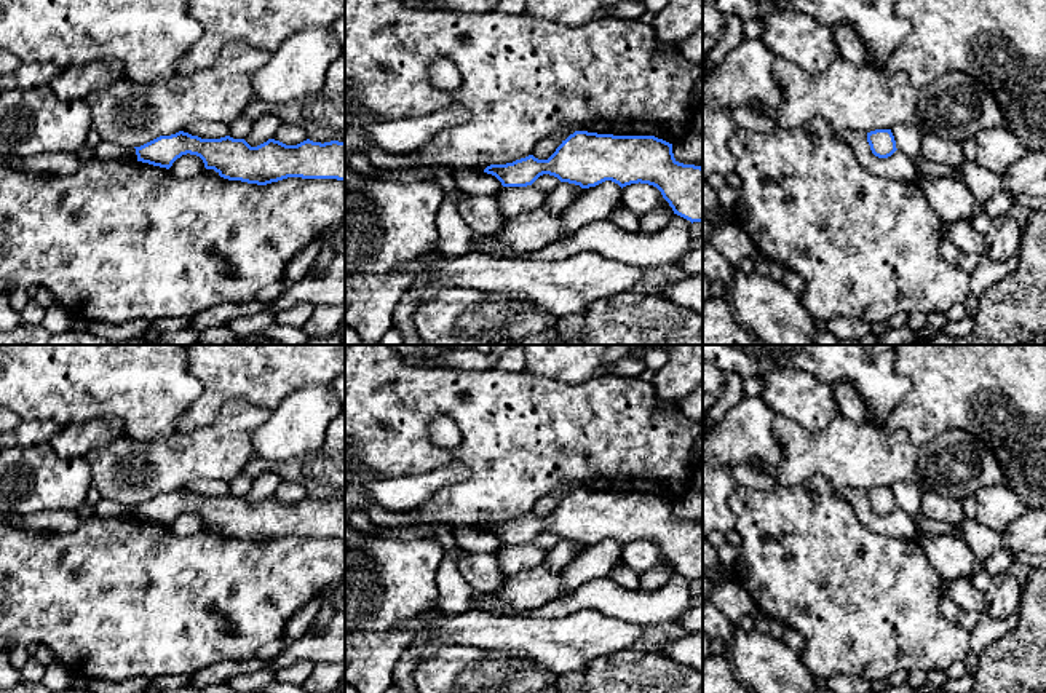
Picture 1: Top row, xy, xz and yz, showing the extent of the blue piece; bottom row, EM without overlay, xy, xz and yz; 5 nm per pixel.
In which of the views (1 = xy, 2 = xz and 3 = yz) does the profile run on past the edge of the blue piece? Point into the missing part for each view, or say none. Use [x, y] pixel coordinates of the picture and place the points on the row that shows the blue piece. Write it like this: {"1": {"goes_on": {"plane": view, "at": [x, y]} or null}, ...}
{"1": {"goes_on": null}, "2": {"goes_on": null}, "3": {"goes_on": null}}

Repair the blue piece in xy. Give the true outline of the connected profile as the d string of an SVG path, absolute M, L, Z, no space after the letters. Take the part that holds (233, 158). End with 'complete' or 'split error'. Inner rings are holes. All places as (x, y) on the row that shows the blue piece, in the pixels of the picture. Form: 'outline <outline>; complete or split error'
outline M179 131L171 136L160 136L134 148L137 161L166 169L182 155L196 155L203 160L206 169L214 169L220 177L257 185L267 185L287 177L345 180L345 142L339 141L321 144L307 139L297 145L286 145L279 141L268 139L257 147L251 147L244 139L233 139L230 136L201 139Z; complete

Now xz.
outline M575 131L556 148L548 160L533 155L506 164L490 164L484 172L495 176L503 187L527 187L540 176L549 174L561 182L596 187L605 180L621 188L631 184L648 184L656 187L669 203L674 214L693 222L703 222L703 168L683 164L674 158L672 144L655 136L613 136L588 131Z; complete

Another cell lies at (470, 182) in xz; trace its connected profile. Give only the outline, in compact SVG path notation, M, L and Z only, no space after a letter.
M458 169L452 172L452 177L465 195L497 195L503 187L495 176L487 172Z

